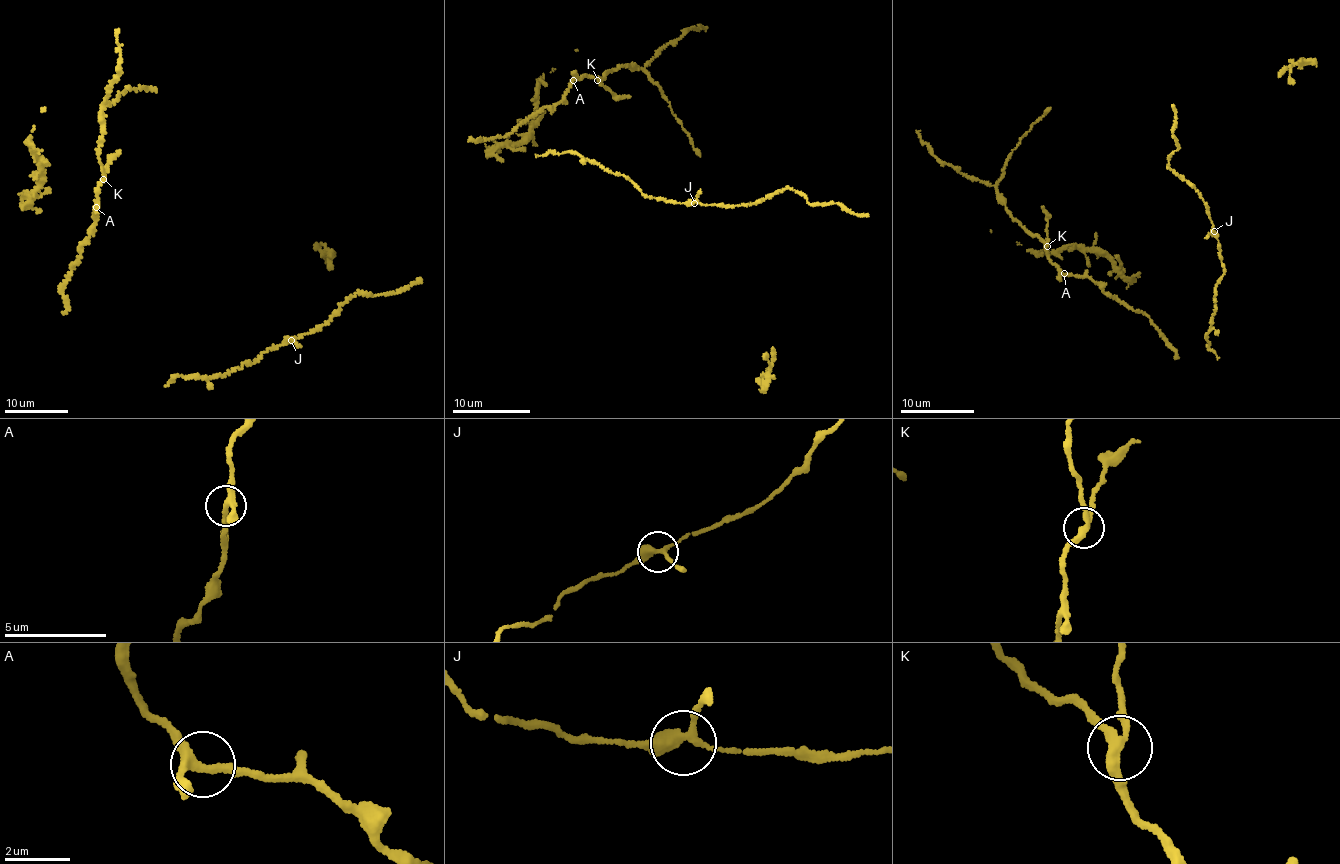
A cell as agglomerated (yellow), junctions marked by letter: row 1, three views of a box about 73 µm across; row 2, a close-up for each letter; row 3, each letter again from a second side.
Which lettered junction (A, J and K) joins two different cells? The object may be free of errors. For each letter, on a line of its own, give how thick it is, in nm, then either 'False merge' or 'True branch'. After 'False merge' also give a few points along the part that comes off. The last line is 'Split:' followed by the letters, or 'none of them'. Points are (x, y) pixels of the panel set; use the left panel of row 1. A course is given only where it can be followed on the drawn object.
A: Thickness 260 nm. True branch
J: Thickness 320 nm. True branch
K: Thickness 260 nm. False merge. Course of the part to remove: (104, 179), (109, 162), (121, 153)
Split: K

